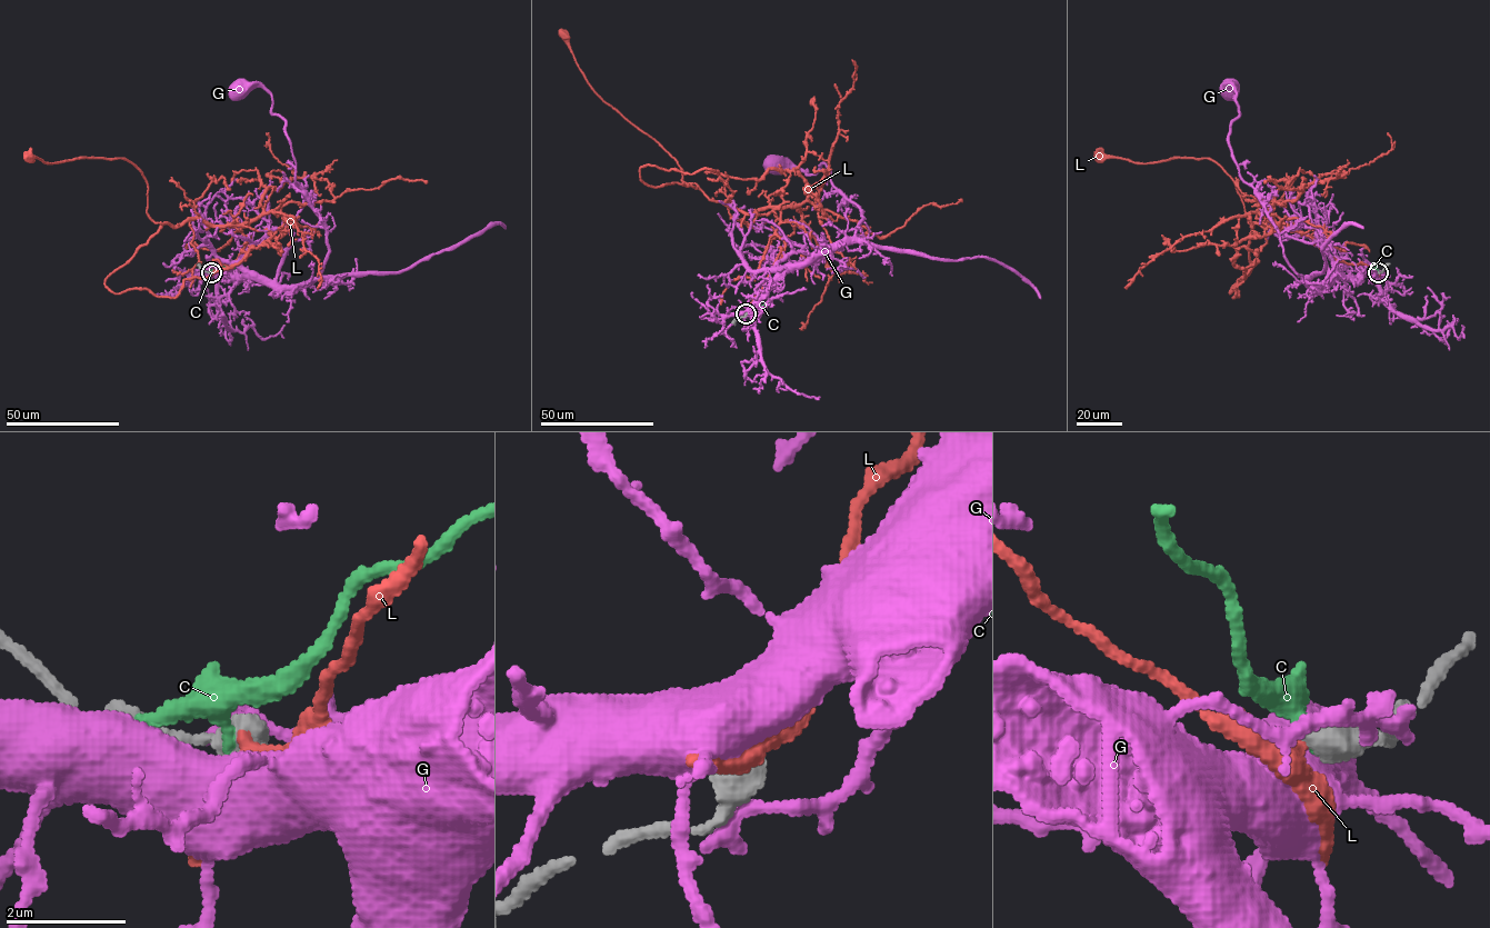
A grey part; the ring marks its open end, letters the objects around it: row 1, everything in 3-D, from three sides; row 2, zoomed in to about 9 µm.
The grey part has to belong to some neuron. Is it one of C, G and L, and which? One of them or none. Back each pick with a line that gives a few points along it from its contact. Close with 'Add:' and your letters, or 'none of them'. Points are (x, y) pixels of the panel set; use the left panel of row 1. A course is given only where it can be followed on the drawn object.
L: Its course: (211, 272), (238, 257), (250, 238), (246, 223), (154, 222), (147, 182), (127, 160), (46, 163), (29, 157)
Add: L

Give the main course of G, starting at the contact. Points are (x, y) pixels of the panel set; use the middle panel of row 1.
G: (744, 316), (787, 272), (839, 248), (863, 219), (860, 210), (832, 185), (824, 163), (809, 175), (776, 165)

